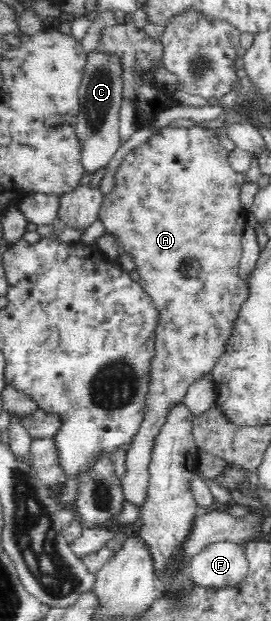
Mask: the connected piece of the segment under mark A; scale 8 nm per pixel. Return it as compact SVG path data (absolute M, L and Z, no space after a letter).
M166 126L146 142L125 155L116 170L116 188L105 194L99 219L105 231L115 236L124 252L134 258L140 274L138 282L150 295L160 313L156 329L156 356L152 362L151 382L146 398L145 416L138 434L133 437L126 458L121 491L125 502L142 509L149 486L151 452L156 435L164 426L170 410L181 404L186 389L213 369L230 336L231 320L247 295L247 283L239 275L243 253L241 245L247 212L240 201L244 173L236 172L228 162L228 152L212 130L193 126Z

